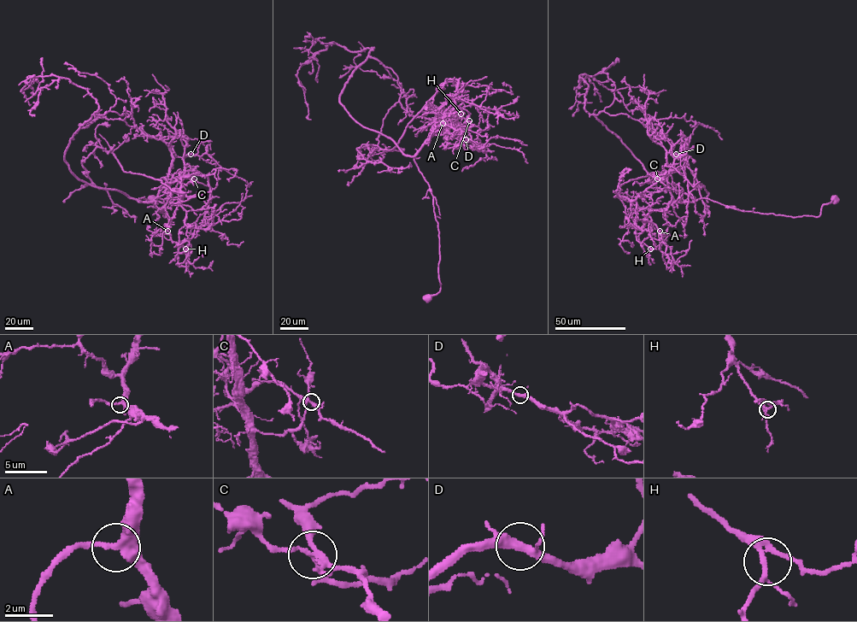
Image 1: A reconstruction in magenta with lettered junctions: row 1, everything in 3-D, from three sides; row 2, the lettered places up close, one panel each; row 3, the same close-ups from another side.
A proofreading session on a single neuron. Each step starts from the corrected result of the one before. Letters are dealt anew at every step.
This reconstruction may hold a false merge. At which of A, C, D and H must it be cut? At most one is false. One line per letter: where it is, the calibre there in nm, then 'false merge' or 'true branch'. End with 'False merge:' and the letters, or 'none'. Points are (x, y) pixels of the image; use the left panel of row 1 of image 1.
A: at (167, 231); 280 nm thick; true branch
C: at (194, 178); 200 nm thick; false merge
D: at (190, 154); 280 nm thick; true branch
H: at (185, 249); 200 nm thick; true branch
False merge: C

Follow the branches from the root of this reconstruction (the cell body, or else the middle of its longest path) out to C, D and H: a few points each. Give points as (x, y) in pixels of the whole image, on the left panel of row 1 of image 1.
C: (152, 200), (165, 204), (165, 217), (152, 202), (138, 200), (151, 202), (175, 173), (183, 173), (194, 178)
D: (152, 200), (165, 204), (165, 217), (152, 202), (138, 200), (156, 197), (173, 153), (190, 154)
H: (152, 200), (165, 204), (165, 217), (138, 200), (160, 209), (183, 201), (179, 240), (185, 249)

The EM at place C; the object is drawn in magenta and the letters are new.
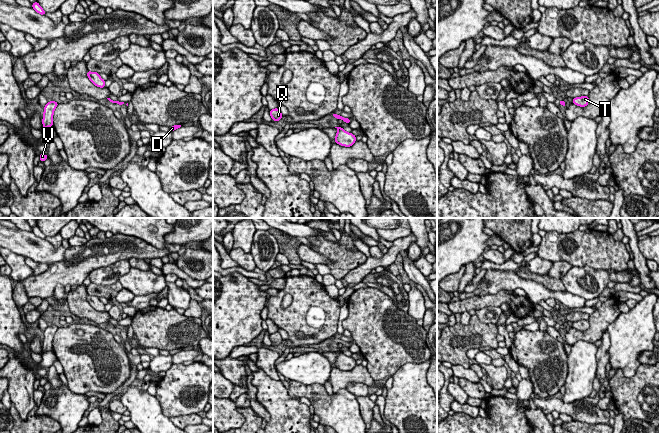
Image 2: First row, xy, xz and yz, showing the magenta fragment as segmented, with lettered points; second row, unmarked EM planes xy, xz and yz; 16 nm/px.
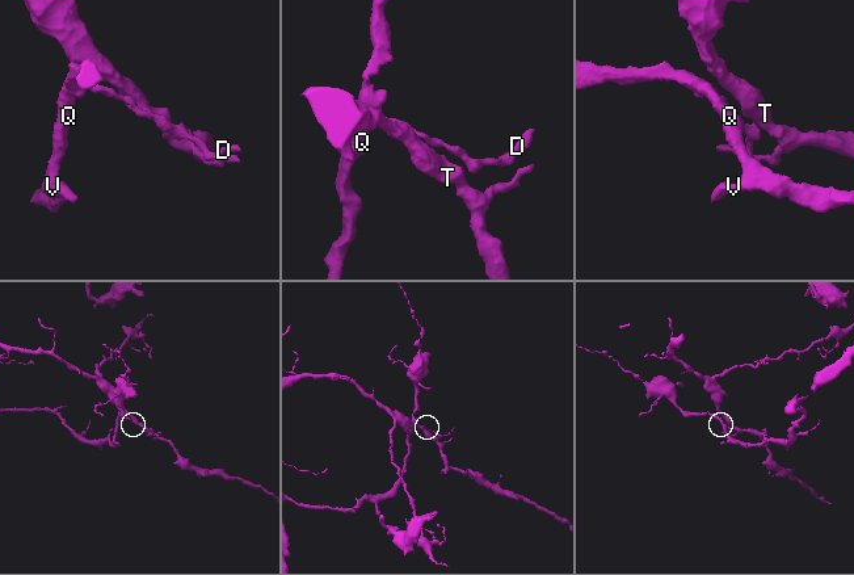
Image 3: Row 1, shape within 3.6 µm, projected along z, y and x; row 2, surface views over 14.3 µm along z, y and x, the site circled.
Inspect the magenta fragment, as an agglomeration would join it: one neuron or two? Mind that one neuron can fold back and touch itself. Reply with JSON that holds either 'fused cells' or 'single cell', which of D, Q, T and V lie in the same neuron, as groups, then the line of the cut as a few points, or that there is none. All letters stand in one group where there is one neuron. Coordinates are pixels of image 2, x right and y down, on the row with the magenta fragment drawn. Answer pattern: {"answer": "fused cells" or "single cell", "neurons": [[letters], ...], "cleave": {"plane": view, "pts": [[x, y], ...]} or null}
{"answer": "fused cells", "neurons": [["D", "T"], ["Q", "V"]], "cleave": {"plane": "yz", "pts": [[562, 101], [560, 103]]}}

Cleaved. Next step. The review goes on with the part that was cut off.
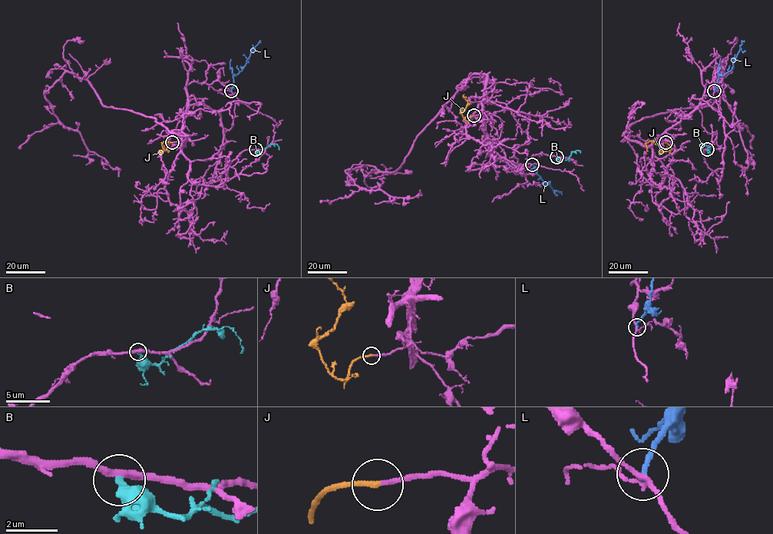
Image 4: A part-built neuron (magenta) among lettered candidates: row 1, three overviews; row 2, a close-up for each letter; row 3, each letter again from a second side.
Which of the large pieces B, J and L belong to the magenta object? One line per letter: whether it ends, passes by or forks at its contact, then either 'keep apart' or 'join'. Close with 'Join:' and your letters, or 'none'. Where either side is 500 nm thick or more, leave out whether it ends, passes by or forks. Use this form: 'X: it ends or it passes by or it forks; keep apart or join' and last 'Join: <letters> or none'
B: it ends; keep apart
J: it ends; join
L: it ends; keep apart
Join: J

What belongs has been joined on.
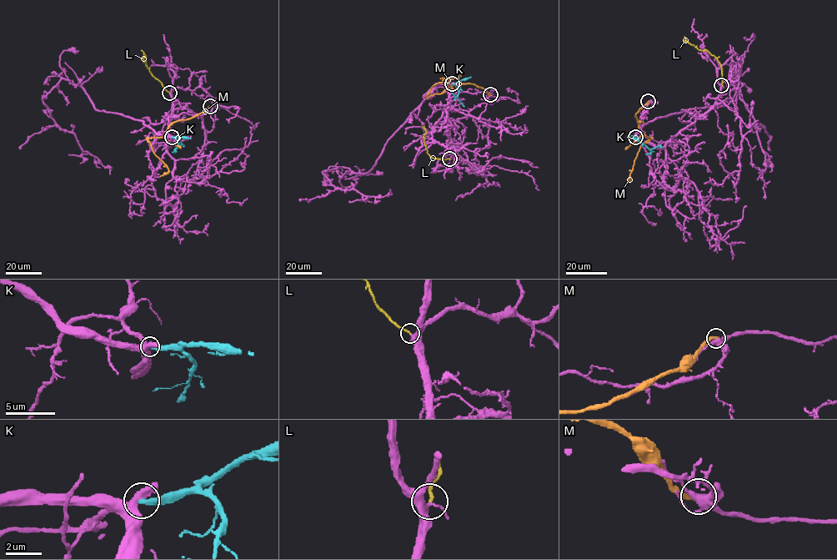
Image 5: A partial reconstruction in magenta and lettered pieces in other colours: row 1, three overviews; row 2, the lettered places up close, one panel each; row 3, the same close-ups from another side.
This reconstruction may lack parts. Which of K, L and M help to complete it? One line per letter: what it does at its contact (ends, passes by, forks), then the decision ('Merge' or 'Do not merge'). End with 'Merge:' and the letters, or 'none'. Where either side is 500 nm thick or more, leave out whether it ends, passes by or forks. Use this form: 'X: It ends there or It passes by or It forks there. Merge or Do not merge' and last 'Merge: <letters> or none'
K: It ends there. Do not merge
L: It ends there. Merge
M: It ends there. Do not merge
Merge: L

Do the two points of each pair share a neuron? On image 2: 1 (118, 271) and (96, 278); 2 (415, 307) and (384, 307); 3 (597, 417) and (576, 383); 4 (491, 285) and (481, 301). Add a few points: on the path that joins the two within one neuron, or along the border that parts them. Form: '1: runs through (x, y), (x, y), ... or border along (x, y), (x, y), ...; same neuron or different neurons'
1: runs through (113, 272), (110, 275), (101, 276); same neuron
2: border along (407, 312), (416, 320); different neurons
3: border along (588, 396), (570, 402), (562, 401); different neurons
4: border along (504, 290), (499, 290), (494, 294), (487, 294); different neurons

